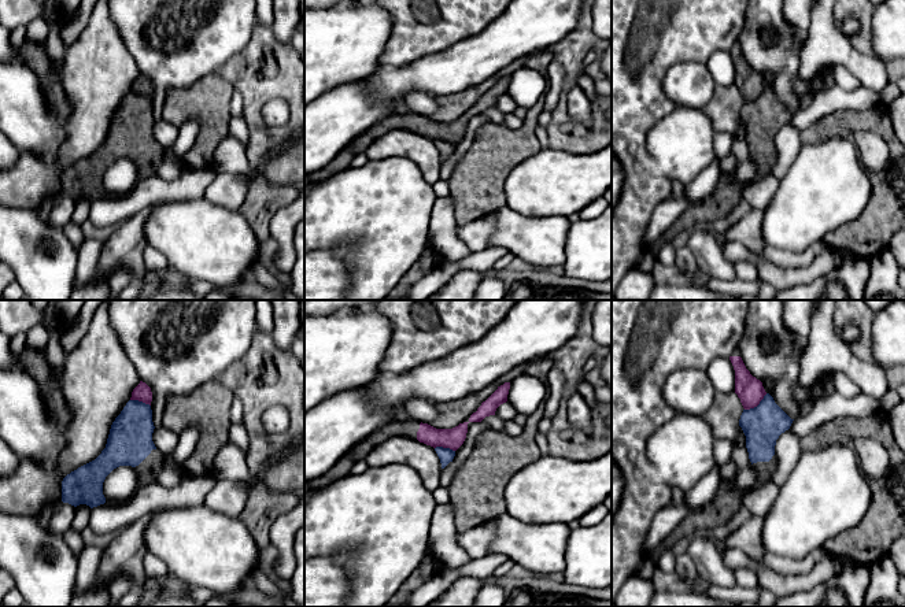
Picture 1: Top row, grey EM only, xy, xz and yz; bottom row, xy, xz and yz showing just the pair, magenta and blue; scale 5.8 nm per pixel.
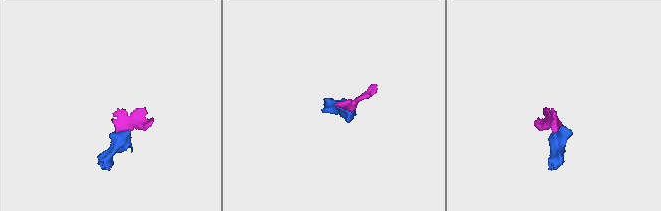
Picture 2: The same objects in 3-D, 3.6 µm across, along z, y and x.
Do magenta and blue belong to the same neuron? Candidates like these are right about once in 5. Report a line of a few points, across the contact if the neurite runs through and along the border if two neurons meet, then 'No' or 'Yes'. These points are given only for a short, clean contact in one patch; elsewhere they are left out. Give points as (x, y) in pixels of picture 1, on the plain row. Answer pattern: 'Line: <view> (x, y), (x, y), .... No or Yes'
Line: yz (767, 87), (756, 99), (745, 103). No

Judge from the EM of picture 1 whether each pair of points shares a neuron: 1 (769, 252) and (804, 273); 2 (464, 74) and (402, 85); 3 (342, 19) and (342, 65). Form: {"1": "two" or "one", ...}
{"1": "two", "2": "one", "3": "one"}

